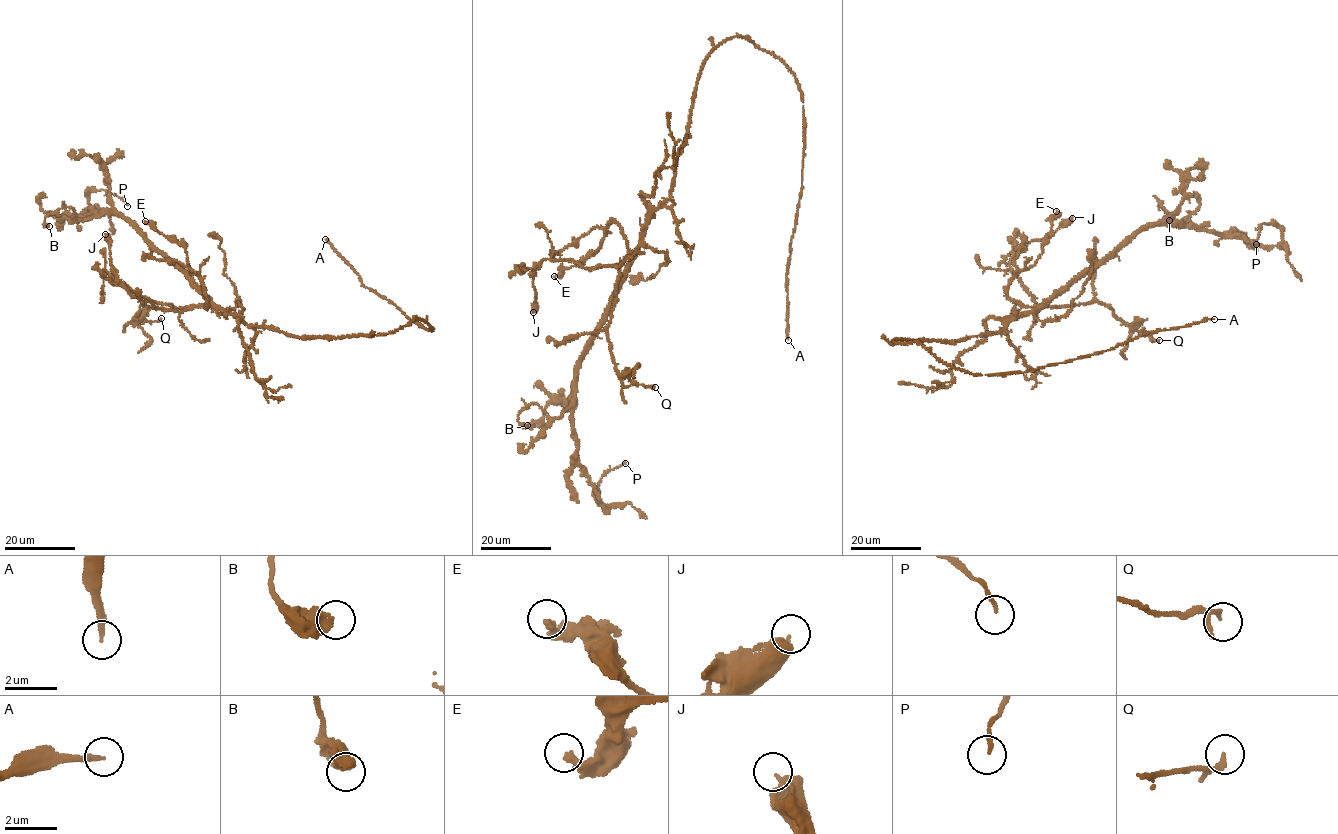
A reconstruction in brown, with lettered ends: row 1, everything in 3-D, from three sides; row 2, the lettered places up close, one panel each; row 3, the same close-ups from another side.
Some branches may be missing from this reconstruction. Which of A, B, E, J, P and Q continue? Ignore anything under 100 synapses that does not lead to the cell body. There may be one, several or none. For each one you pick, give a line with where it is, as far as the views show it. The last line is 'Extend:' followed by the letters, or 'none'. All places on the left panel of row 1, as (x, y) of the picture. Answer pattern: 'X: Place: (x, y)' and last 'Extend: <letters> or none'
A: Place: (325, 239)
Extend: A

